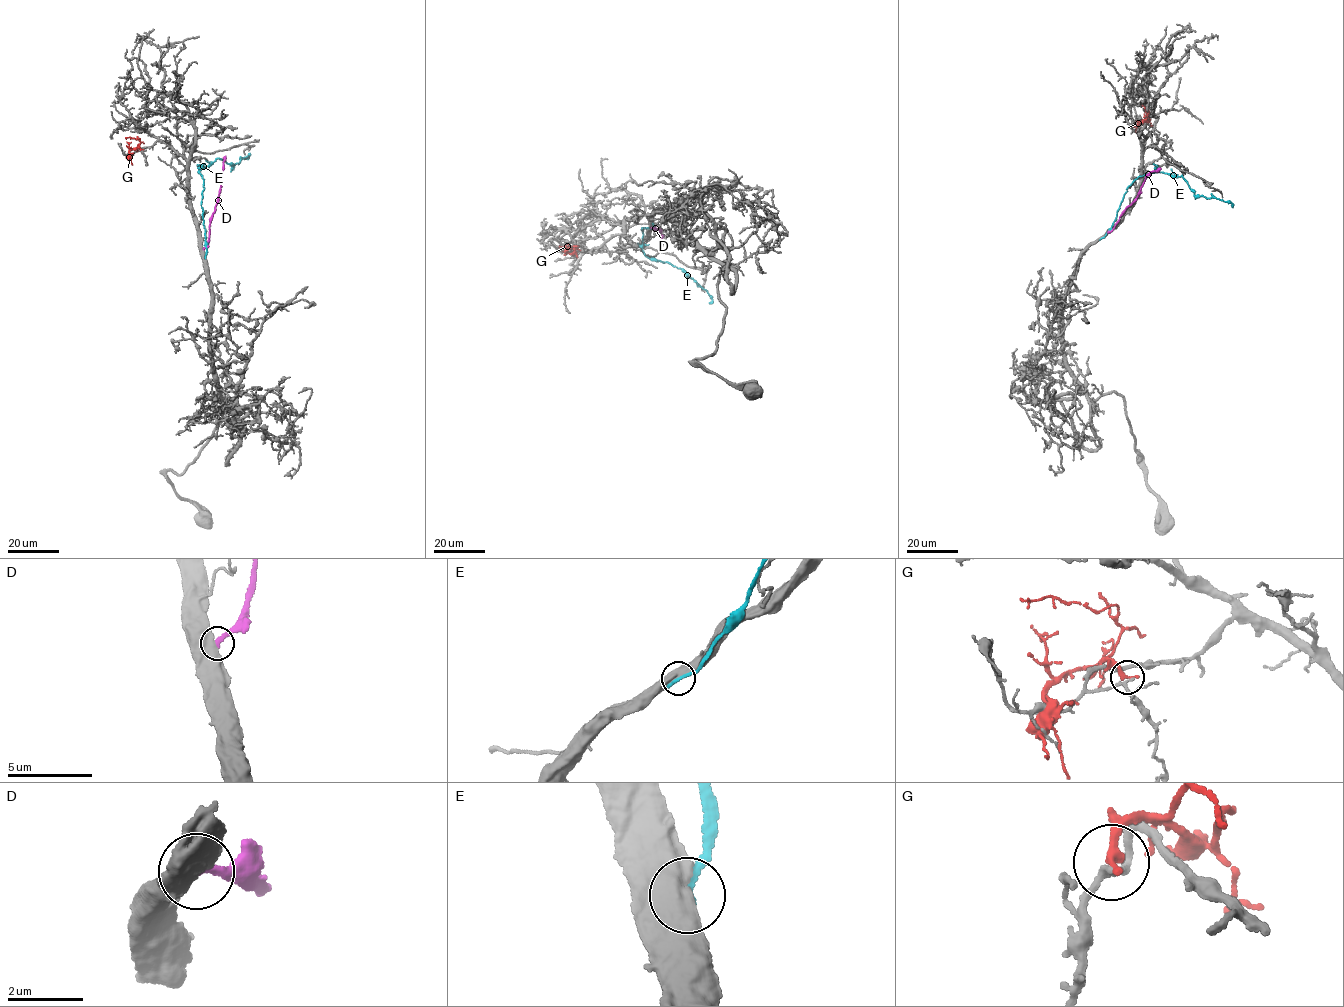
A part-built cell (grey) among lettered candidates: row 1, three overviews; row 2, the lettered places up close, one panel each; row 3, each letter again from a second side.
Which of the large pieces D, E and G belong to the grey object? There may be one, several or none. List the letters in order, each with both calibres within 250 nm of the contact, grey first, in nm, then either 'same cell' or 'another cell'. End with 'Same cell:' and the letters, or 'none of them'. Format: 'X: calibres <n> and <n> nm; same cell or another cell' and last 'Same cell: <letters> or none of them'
D: calibres 700 and 240 nm; another cell
E: calibres 800 and 240 nm; another cell
G: calibres 170 and 280 nm; another cell
Same cell: none of them

